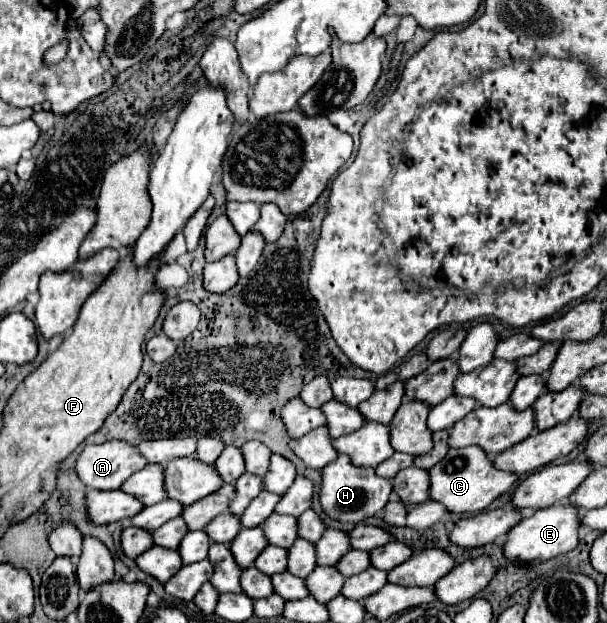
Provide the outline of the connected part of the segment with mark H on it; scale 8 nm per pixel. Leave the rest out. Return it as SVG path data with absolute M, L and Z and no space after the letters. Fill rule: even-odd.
M339 454L335 462L323 468L323 484L321 484L319 500L329 518L341 522L361 522L383 510L383 506L389 502L391 492L393 492L391 480L377 476L375 468L351 466L351 458L347 458L347 454Z

